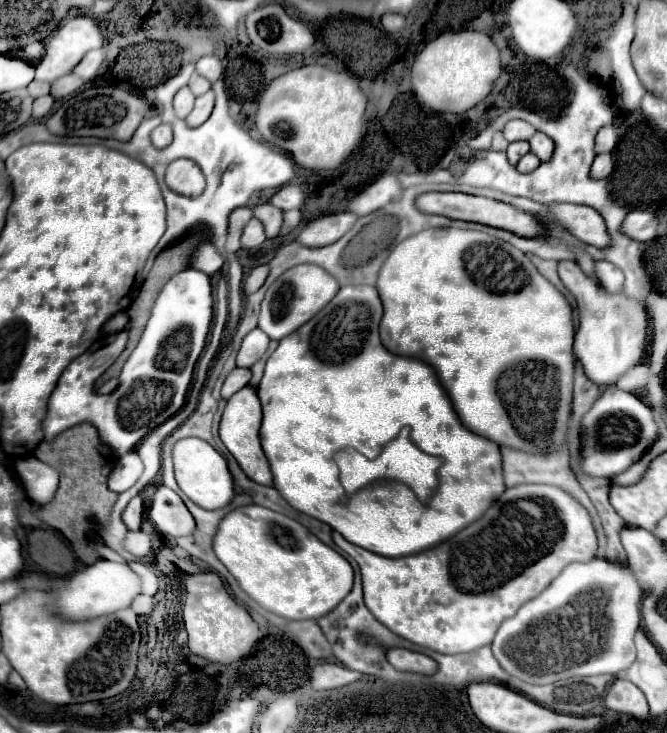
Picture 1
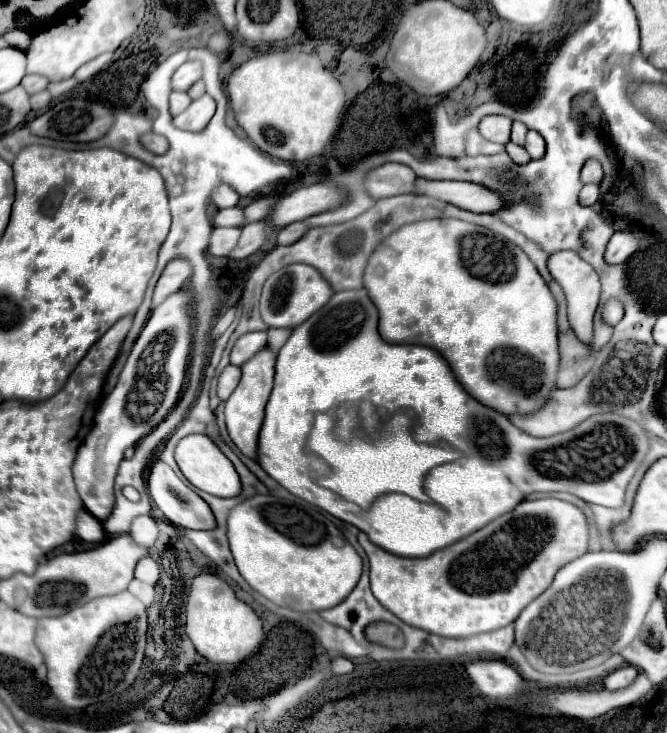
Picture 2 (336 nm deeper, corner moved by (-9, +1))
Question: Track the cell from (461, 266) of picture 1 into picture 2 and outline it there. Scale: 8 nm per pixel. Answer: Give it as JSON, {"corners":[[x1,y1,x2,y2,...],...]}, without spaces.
{"corners":[[442,218,442,220,422,220,422,222,414,222,414,224,406,224,402,228,398,228,394,234,390,234,384,244,380,244,374,254,368,260,366,272,364,272,364,286,368,290,368,296,372,298,372,302,376,304,378,312,380,312,380,336,386,342,404,342,410,344,412,338,416,344,422,346,430,346,434,350,438,350,446,362,450,364,454,376,458,378,458,382,462,384,462,388,476,398,480,404,504,414,504,416,512,416,512,414,532,414,536,410,540,410,550,394,556,388,556,370,560,366,560,352,558,352,558,304,548,288,548,284,544,282,544,278,538,274,536,266,532,266,530,258,524,254,524,250,520,250,516,244,502,240,500,236,496,236,492,230,486,230,482,226,470,224,470,222,462,222,462,220,450,220,450,218]]}

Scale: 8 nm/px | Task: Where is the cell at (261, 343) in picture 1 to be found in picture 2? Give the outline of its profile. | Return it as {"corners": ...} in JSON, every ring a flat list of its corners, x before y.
{"corners":[[248,332,248,334,240,336,238,342,234,344,232,354,230,354,230,362,234,366,242,366,254,354,258,354,262,348,266,348,266,344,268,344,266,332]]}

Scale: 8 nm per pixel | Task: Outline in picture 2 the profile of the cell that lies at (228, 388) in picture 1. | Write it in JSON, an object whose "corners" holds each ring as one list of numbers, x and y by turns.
{"corners":[[226,366,224,368,224,372,220,374,220,378,218,378,218,396,222,398,222,400,228,400,230,398,230,394,234,392,234,388,238,386,238,382,240,382,240,376,242,376,242,370,240,368,236,368,236,366]]}

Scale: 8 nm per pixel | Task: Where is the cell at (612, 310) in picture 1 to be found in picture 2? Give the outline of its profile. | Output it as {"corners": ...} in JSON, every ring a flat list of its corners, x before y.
{"corners":[[556,252,550,256,548,260,548,268,552,278,556,278,556,282,562,286,564,294,566,294,566,302,568,302,568,320,572,330,576,332,576,336,580,338,580,342,590,344,592,342,592,320,594,320,594,310,598,306,598,298,600,298,600,280,598,274,592,270,592,266,588,262,584,262,576,252]]}

